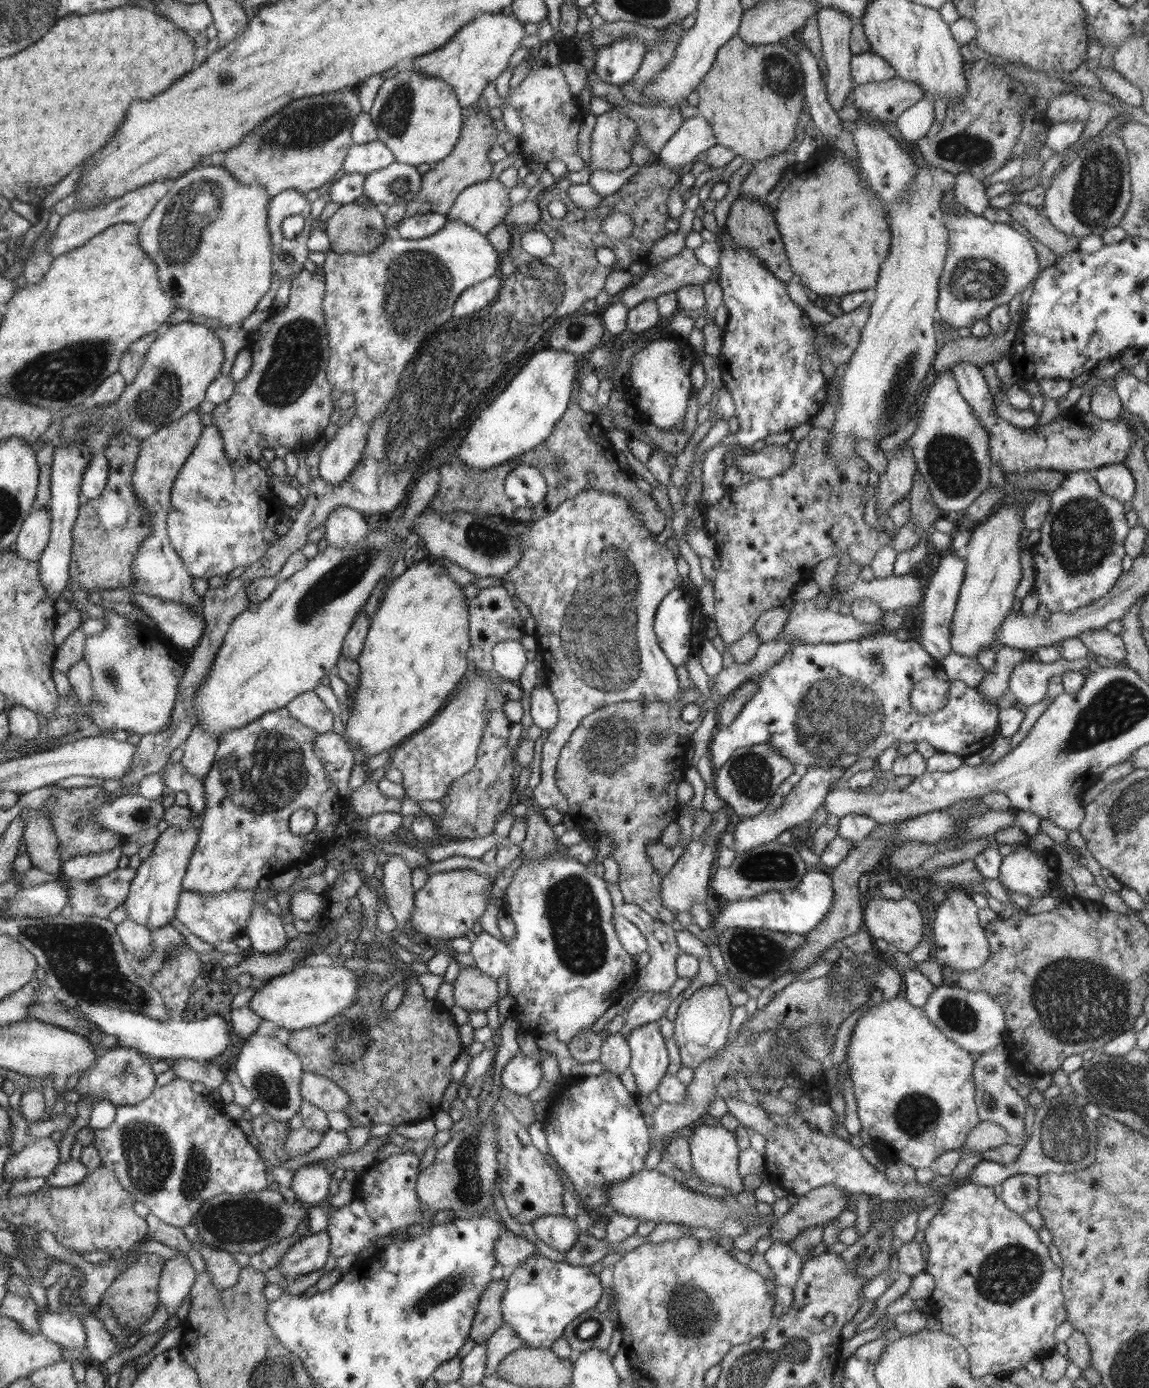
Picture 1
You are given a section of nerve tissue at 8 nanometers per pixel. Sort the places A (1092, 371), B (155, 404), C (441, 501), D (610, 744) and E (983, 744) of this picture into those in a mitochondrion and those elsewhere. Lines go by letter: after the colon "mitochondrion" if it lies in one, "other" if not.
A: other
B: mitochondrion
C: other
D: mitochondrion
E: other

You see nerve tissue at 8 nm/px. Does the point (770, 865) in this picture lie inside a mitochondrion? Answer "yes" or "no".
yes

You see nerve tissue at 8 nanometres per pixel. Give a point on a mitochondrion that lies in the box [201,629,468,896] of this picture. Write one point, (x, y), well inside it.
(262, 774)

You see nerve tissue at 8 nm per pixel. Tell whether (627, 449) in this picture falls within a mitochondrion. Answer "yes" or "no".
no

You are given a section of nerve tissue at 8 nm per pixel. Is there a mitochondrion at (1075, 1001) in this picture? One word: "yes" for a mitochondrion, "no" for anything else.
yes

